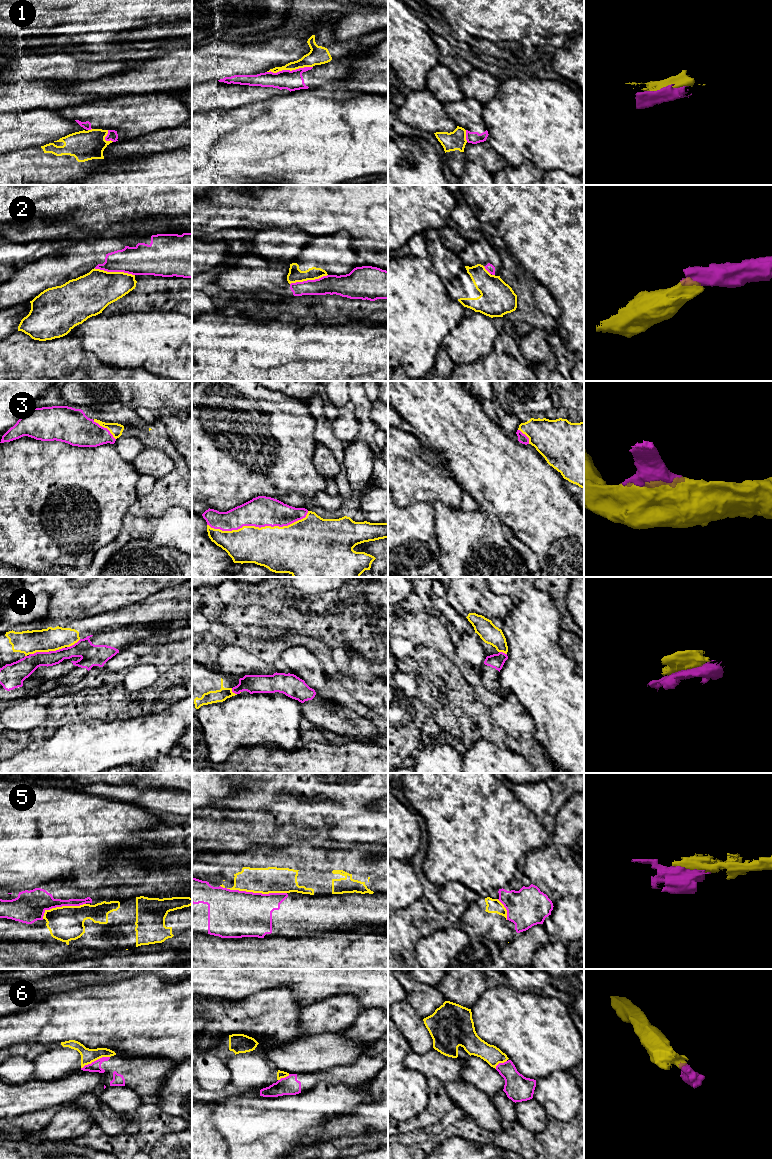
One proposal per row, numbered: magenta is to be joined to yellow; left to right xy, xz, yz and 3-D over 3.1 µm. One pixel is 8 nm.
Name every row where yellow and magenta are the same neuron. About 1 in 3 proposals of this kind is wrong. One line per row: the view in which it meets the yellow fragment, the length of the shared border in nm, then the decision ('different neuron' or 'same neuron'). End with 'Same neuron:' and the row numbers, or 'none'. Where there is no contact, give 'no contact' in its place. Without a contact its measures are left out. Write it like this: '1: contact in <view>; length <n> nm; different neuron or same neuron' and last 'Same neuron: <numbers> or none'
1: contact in xz; length 380 nm; different neuron
2: contact in xy; length 340 nm; different neuron
3: contact in xz; length 800 nm; same neuron
4: contact in xy; length 150 nm; different neuron
5: contact in xz; length 480 nm; different neuron
6: contact in xy; length 260 nm; different neuron
Same neuron: 3

